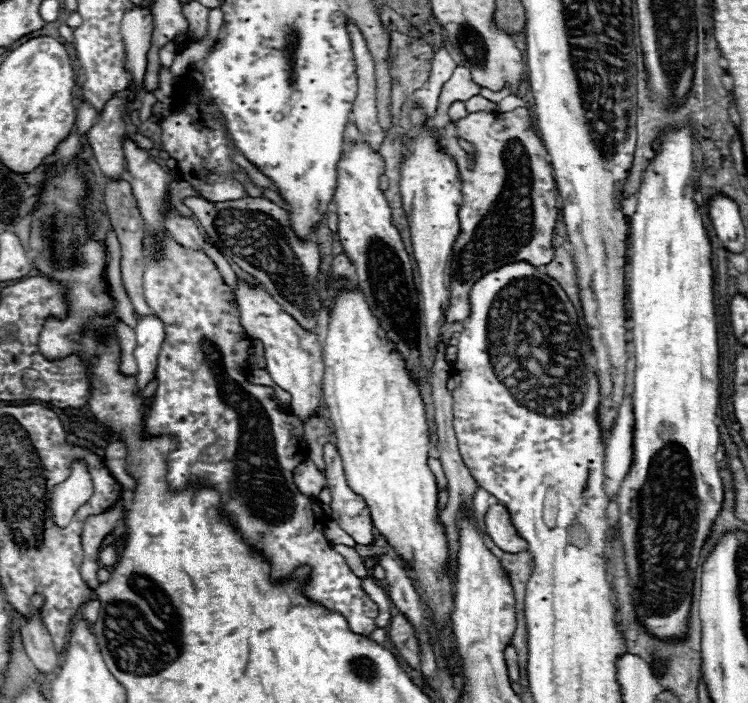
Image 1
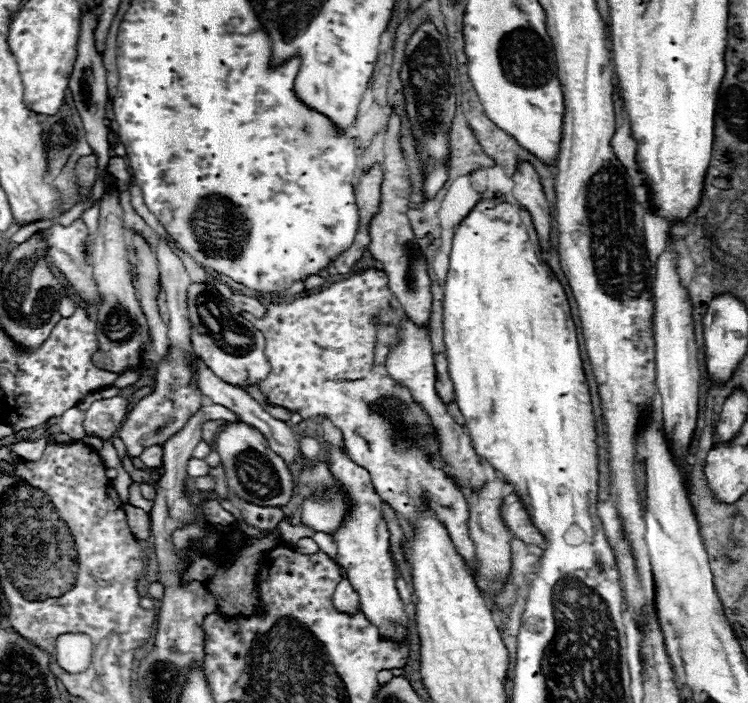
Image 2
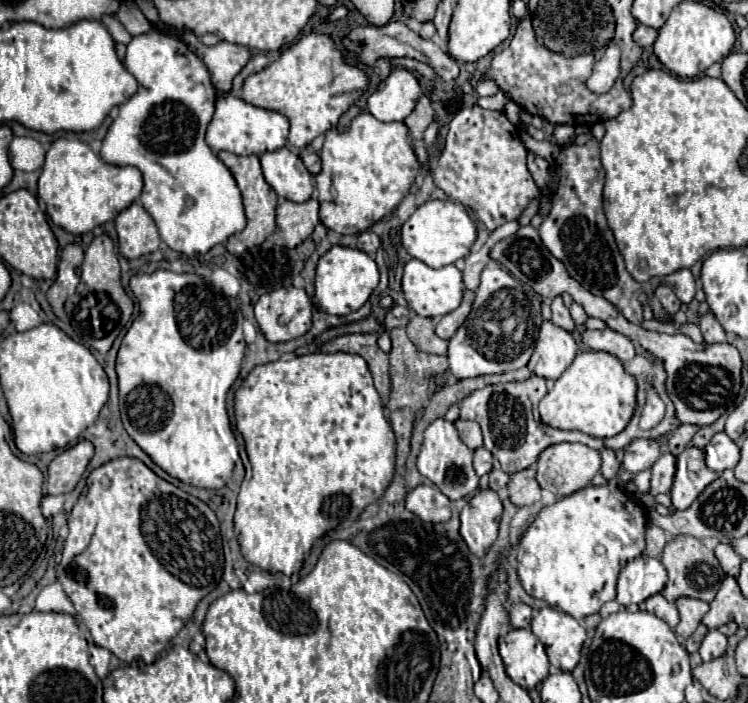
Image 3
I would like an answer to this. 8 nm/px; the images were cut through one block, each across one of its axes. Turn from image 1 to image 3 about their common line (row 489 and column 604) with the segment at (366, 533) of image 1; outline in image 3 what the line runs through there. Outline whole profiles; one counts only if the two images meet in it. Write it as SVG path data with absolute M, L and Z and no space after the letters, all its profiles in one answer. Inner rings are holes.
M586 330L582 334L582 340L592 350L604 350L610 354L616 354L622 362L630 362L634 358L634 344L630 338L616 330Z

